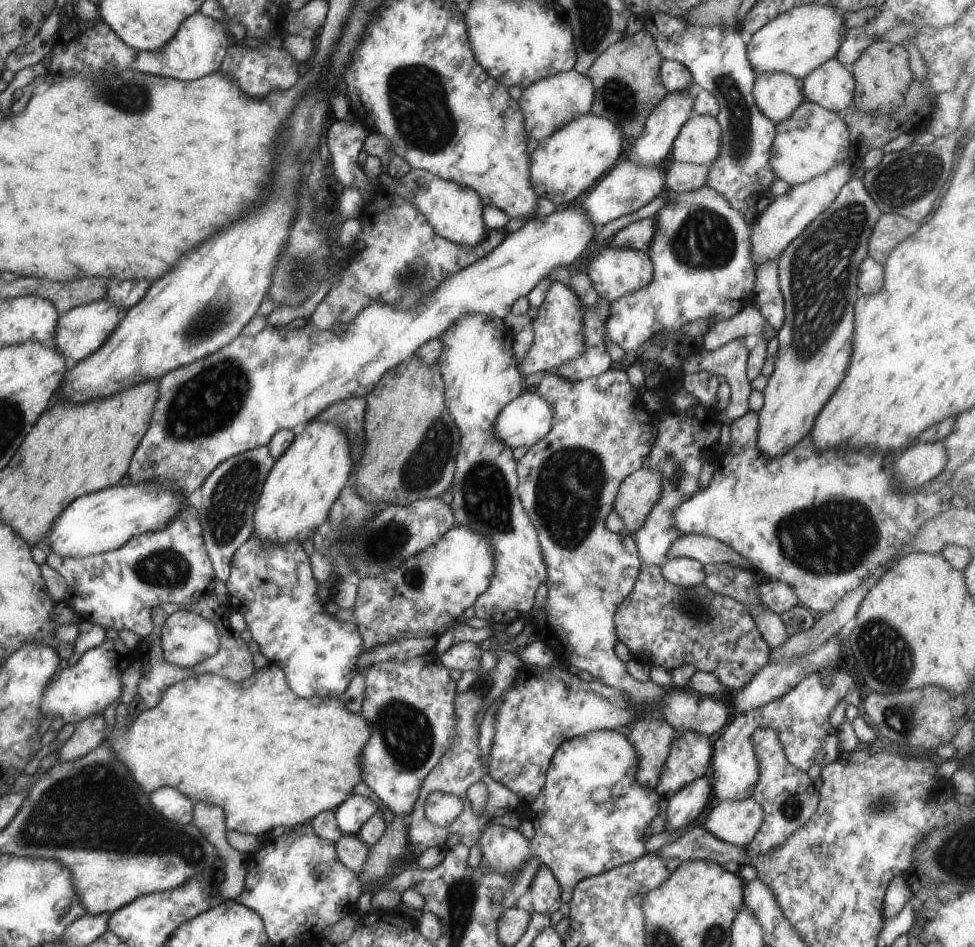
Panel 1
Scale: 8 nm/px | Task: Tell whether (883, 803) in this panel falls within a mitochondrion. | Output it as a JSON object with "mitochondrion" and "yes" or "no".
{"mitochondrion":"yes"}

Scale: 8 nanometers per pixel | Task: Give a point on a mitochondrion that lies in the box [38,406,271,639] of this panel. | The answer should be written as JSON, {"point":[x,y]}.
{"point":[230,501]}

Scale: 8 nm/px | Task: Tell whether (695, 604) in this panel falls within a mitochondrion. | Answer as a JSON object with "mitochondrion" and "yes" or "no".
{"mitochondrion":"yes"}

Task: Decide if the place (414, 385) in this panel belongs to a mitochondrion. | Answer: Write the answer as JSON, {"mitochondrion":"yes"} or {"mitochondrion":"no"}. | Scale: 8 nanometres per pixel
{"mitochondrion":"no"}

